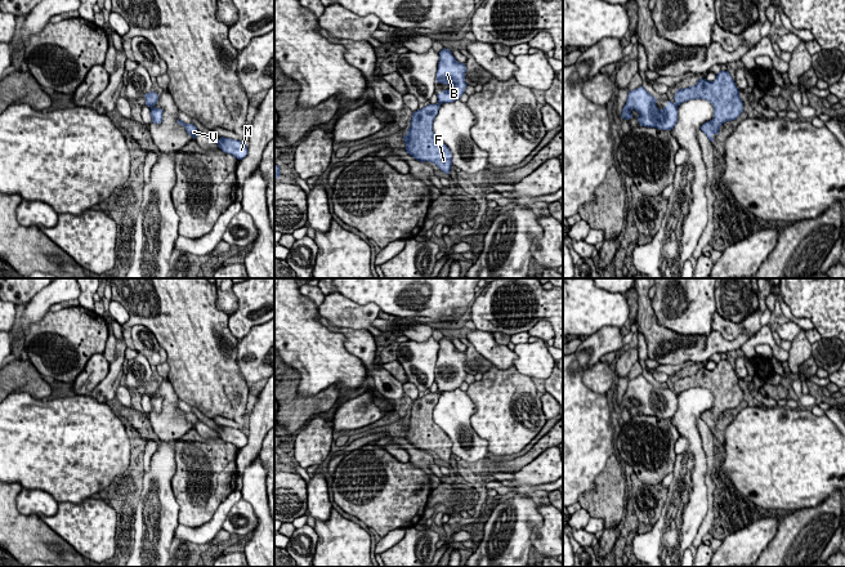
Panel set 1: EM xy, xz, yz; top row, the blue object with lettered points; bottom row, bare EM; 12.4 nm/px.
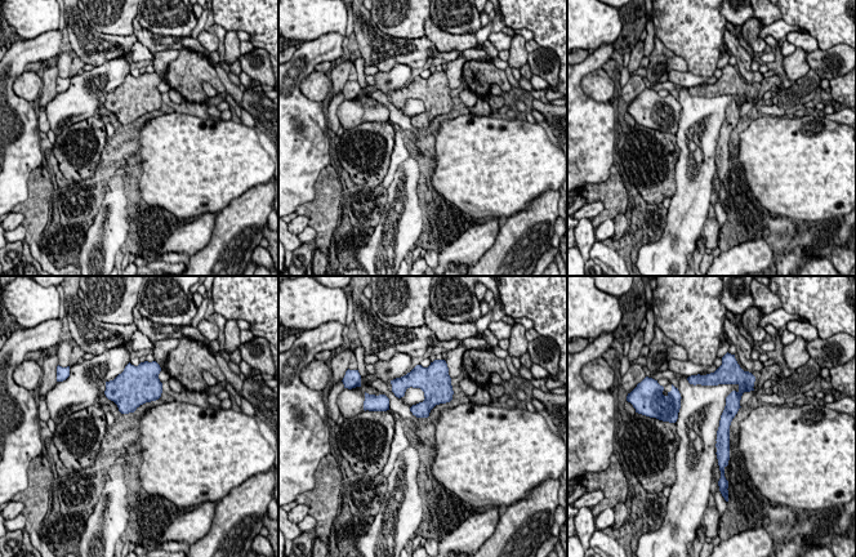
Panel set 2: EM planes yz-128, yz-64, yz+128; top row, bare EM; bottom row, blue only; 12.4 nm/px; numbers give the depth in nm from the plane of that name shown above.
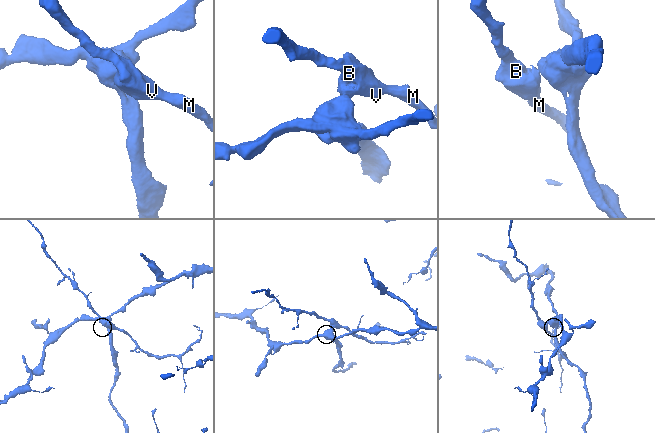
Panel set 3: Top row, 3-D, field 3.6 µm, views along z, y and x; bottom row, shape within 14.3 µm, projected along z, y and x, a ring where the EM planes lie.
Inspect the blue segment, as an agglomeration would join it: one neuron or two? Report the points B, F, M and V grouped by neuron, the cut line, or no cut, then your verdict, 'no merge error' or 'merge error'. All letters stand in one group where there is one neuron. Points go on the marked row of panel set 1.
B M V / F | yz (674, 103), (676, 107) | merge error

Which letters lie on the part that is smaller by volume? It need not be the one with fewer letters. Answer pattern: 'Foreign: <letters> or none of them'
Foreign: B, M, V

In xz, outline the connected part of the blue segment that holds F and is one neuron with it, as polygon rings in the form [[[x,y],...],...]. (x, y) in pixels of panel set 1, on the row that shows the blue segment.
[[[428,104],[412,113],[411,126],[407,134],[403,135],[404,149],[417,161],[433,162],[443,173],[450,174],[452,153],[433,131],[433,121],[438,115],[441,104]]]

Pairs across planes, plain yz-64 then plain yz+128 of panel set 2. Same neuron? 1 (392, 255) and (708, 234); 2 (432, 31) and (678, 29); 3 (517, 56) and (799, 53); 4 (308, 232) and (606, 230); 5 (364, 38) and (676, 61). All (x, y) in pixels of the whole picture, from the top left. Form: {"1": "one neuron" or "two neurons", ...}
{"1": "two neurons", "2": "two neurons", "3": "one neuron", "4": "one neuron", "5": "one neuron"}

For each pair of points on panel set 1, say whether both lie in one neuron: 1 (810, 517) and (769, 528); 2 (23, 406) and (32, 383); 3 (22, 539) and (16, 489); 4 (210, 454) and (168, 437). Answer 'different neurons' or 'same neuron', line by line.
1: different neurons
2: different neurons
3: same neuron
4: different neurons

